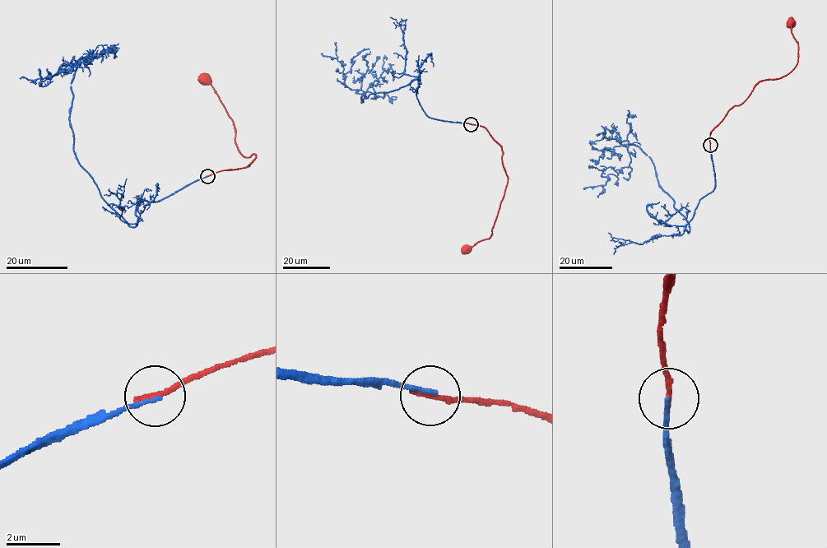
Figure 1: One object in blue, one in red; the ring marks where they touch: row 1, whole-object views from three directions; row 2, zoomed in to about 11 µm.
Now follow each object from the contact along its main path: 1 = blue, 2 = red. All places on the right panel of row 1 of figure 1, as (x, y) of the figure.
1: (710, 145), (715, 186), (687, 232), (689, 221), (638, 147), (629, 145), (630, 162), (618, 173), (592, 168)
2: (710, 145), (711, 132), (754, 87), (782, 76), (797, 63), (798, 43), (792, 23)

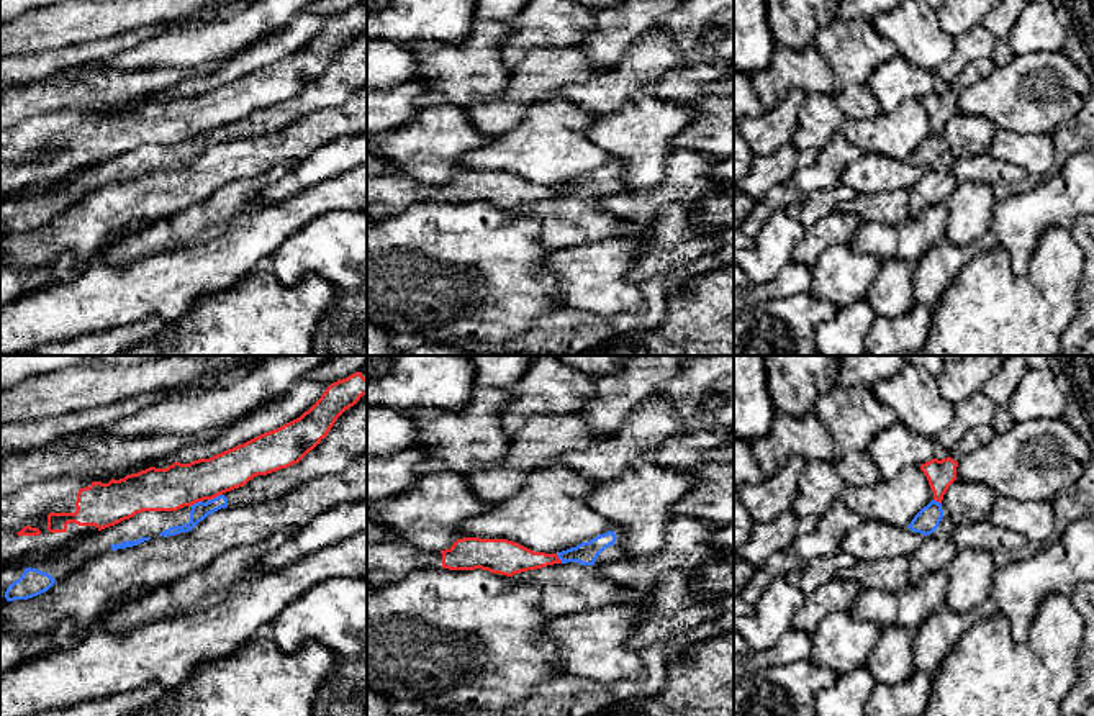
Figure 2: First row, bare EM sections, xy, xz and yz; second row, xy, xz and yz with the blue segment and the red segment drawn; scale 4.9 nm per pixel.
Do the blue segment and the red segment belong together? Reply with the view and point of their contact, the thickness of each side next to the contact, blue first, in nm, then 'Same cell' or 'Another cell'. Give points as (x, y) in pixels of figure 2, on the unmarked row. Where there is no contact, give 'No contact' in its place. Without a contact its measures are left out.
Touches blue at xy (216, 130). Thickness 90 nm (blue) against 220 nm. Another cell

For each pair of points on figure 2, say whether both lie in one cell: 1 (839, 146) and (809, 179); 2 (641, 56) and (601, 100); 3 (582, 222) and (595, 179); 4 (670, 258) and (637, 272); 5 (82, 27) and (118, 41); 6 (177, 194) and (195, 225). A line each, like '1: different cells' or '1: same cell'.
1: same cell
2: same cell
3: same cell
4: same cell
5: different cells
6: different cells

